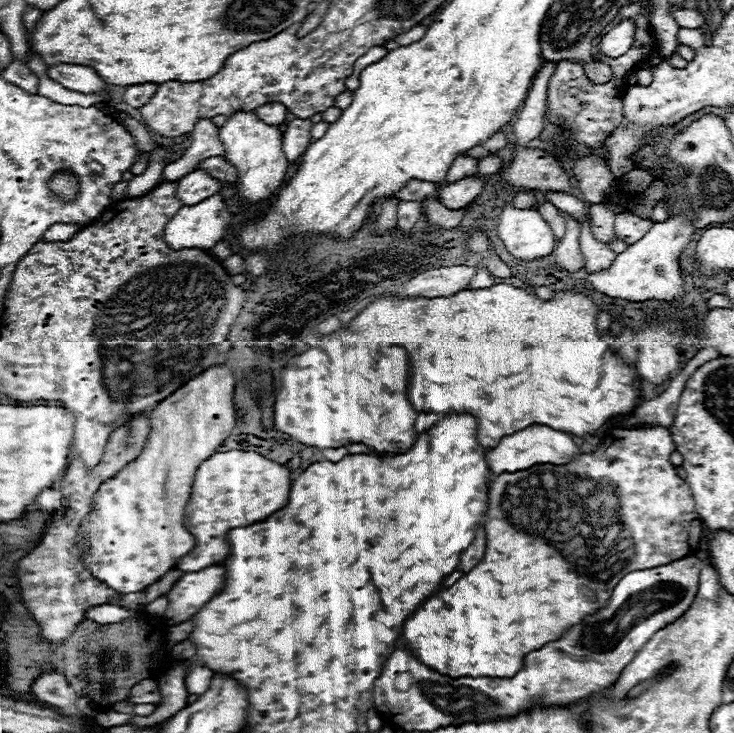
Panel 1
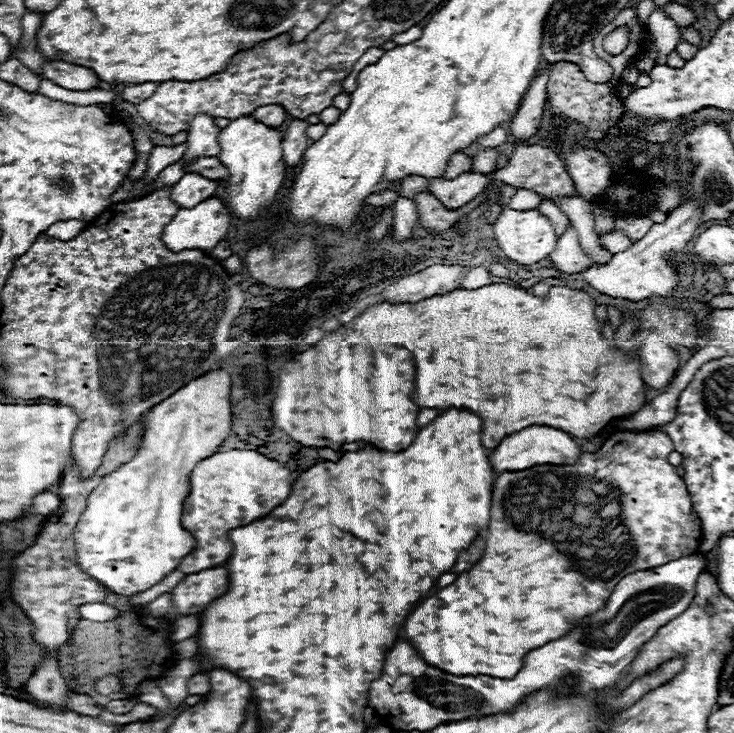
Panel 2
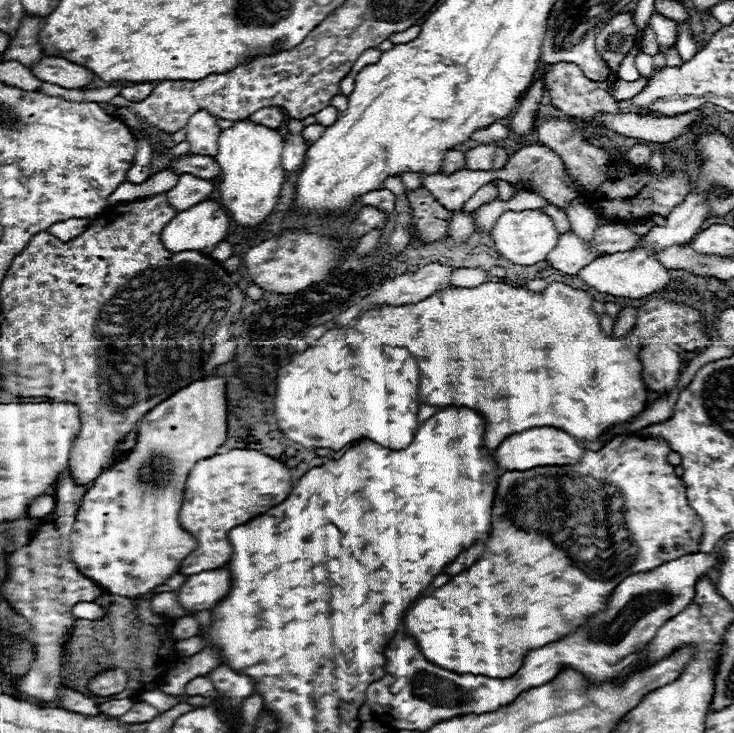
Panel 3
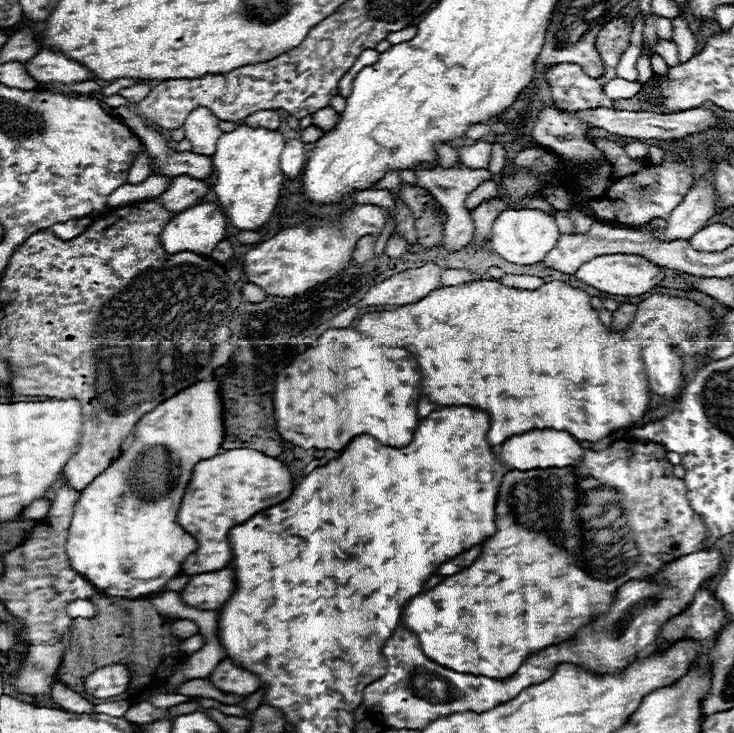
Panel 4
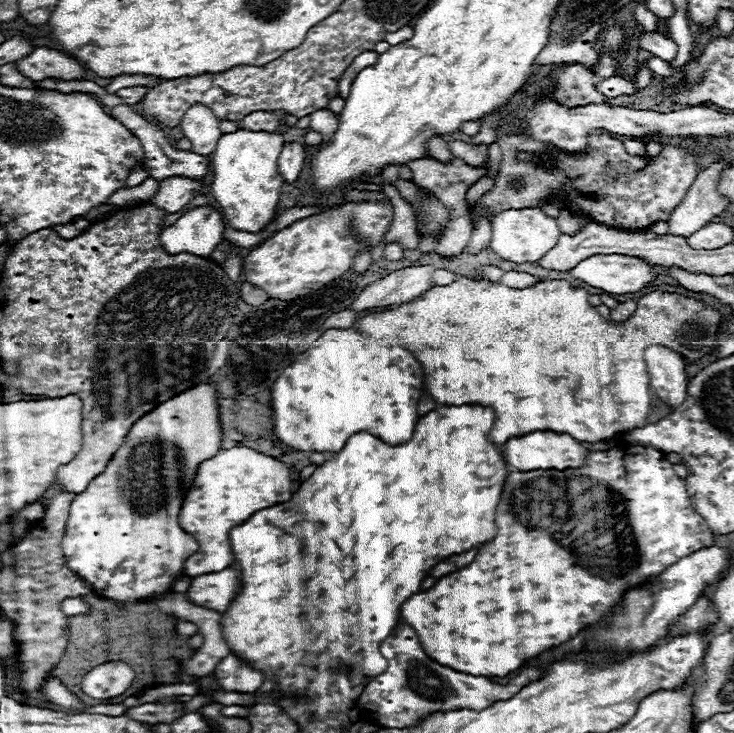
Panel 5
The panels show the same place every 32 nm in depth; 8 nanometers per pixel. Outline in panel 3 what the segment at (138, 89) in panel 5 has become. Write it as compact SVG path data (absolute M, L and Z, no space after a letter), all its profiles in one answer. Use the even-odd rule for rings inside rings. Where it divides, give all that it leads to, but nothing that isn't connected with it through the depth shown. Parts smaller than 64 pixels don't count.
M144 82L144 84L132 84L132 86L126 86L120 90L120 94L130 100L130 102L142 102L146 100L154 90L154 84L152 82Z

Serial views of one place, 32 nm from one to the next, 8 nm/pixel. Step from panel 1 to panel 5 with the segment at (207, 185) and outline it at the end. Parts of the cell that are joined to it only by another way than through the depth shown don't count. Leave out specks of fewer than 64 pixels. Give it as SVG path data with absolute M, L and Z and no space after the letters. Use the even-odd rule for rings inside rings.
M176 176L168 178L168 182L162 182L162 190L158 190L156 196L152 196L148 202L154 202L156 206L162 206L168 214L184 210L194 196L202 194L202 184L186 178L186 176Z

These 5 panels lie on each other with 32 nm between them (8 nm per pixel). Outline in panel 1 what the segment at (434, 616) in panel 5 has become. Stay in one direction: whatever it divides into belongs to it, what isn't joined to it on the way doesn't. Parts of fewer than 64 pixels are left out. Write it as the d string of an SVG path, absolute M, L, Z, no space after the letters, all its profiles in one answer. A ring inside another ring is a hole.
M646 426L646 428L626 428L626 436L614 438L608 448L600 448L592 454L576 456L570 464L536 464L528 470L518 472L502 472L494 476L488 484L488 512L486 512L486 554L482 562L478 562L466 576L462 576L456 584L452 584L446 590L440 590L436 594L436 600L428 598L424 606L406 620L402 628L402 642L406 648L410 648L412 656L418 658L424 666L450 676L450 678L512 678L524 662L524 656L532 650L542 648L546 642L558 640L568 628L582 622L584 616L594 614L596 610L604 608L614 586L624 578L628 572L634 570L648 570L656 566L670 564L678 558L684 558L688 554L694 554L700 546L700 532L702 522L694 510L692 492L690 486L676 474L676 468L670 464L670 454L676 450L676 444L672 440L672 434L662 426Z

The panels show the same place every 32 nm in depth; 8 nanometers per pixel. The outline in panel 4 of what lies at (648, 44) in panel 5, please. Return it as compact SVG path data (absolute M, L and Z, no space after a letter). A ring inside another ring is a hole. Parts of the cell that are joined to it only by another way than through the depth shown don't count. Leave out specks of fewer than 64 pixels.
M658 42L656 44L656 54L660 54L668 66L676 66L680 64L678 62L678 50L676 50L676 44L674 42Z

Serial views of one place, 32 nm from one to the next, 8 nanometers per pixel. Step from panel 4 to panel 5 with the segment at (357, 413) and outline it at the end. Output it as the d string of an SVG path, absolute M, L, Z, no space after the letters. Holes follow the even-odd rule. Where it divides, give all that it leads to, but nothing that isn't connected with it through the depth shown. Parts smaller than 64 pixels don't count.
M326 330L316 348L310 348L306 352L297 356L292 366L288 366L276 380L274 390L272 390L272 410L274 410L274 434L280 438L282 444L286 444L290 450L302 450L302 452L340 452L346 444L346 440L358 432L368 432L380 440L384 440L386 444L404 444L412 438L414 426L418 422L418 400L422 396L422 366L418 364L418 360L414 358L414 354L406 348L398 348L398 346L382 346L378 342L372 342L370 338L354 332L354 330Z

